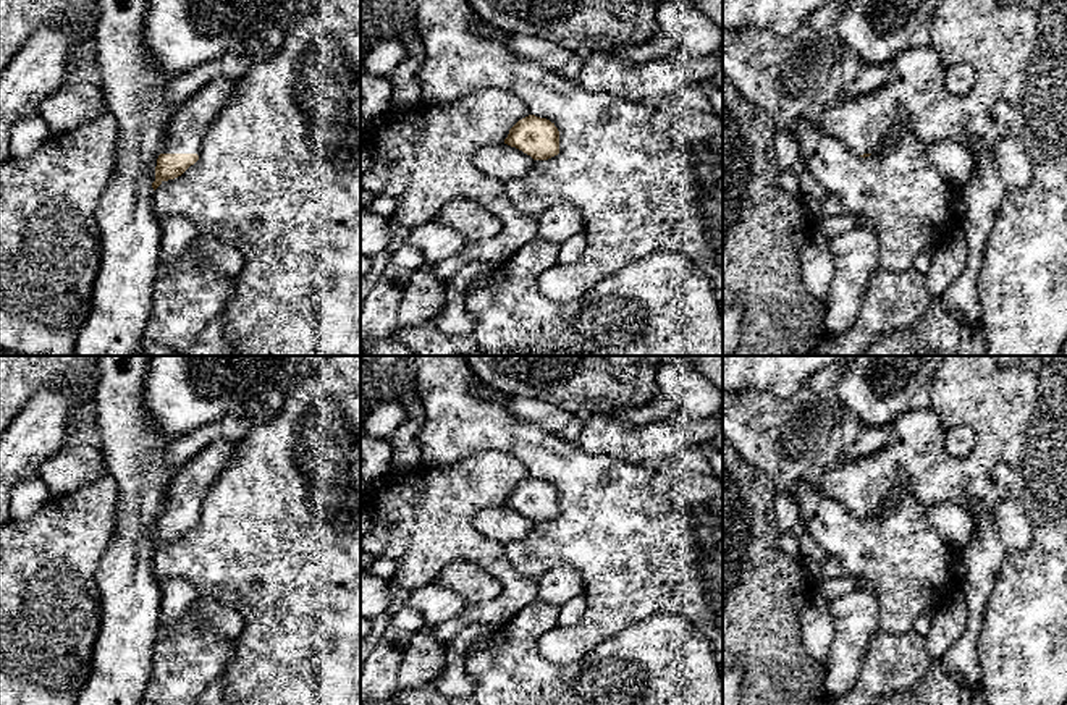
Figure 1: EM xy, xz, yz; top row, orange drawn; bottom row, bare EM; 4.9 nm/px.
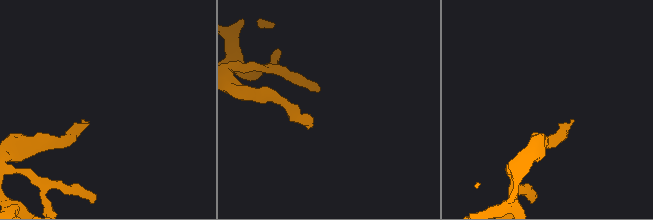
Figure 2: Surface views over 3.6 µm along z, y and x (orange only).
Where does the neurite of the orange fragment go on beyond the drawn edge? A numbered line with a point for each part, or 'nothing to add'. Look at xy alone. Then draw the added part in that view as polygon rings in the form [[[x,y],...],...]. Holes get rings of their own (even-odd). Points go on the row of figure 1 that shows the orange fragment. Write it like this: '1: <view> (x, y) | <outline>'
1: xy (189, 123) | [[[217,78],[191,95],[175,113],[163,142],[163,154],[200,154],[209,126],[226,108],[236,81]]]

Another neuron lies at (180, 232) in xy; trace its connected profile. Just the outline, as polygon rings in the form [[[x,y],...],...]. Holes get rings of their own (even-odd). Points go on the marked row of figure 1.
[[[183,215],[158,217],[160,234],[160,264],[165,273],[175,270],[186,247],[197,236],[197,226]]]

